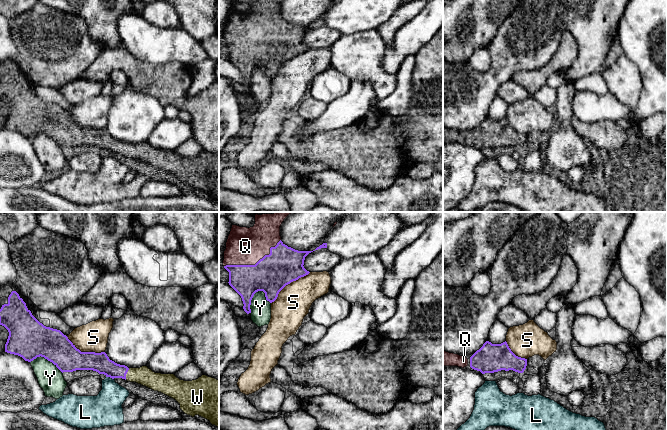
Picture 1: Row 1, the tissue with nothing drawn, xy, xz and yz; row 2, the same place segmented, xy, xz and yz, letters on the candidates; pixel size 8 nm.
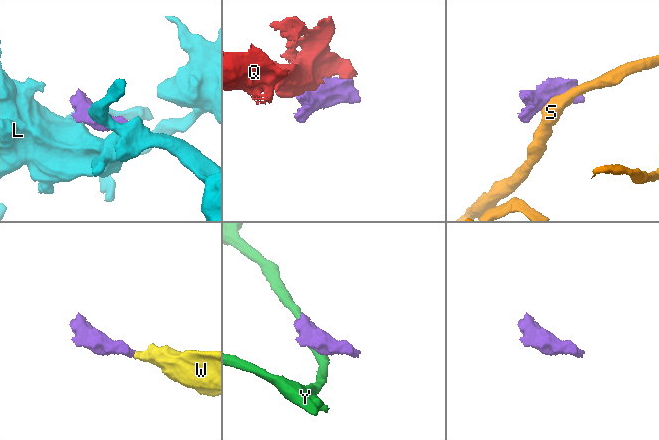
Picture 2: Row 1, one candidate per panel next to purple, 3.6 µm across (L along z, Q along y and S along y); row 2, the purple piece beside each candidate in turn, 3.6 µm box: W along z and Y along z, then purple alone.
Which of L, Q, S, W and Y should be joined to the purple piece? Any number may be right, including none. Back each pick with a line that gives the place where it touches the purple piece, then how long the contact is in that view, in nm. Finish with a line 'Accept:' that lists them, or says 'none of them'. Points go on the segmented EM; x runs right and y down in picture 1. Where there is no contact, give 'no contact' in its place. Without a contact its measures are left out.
Q: xz (255, 264) | 500 nm
W: xy (126, 373) | 100 nm
Accept: Q, W

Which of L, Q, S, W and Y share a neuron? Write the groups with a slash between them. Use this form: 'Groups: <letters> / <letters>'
Groups: L / Q W / S / Y

